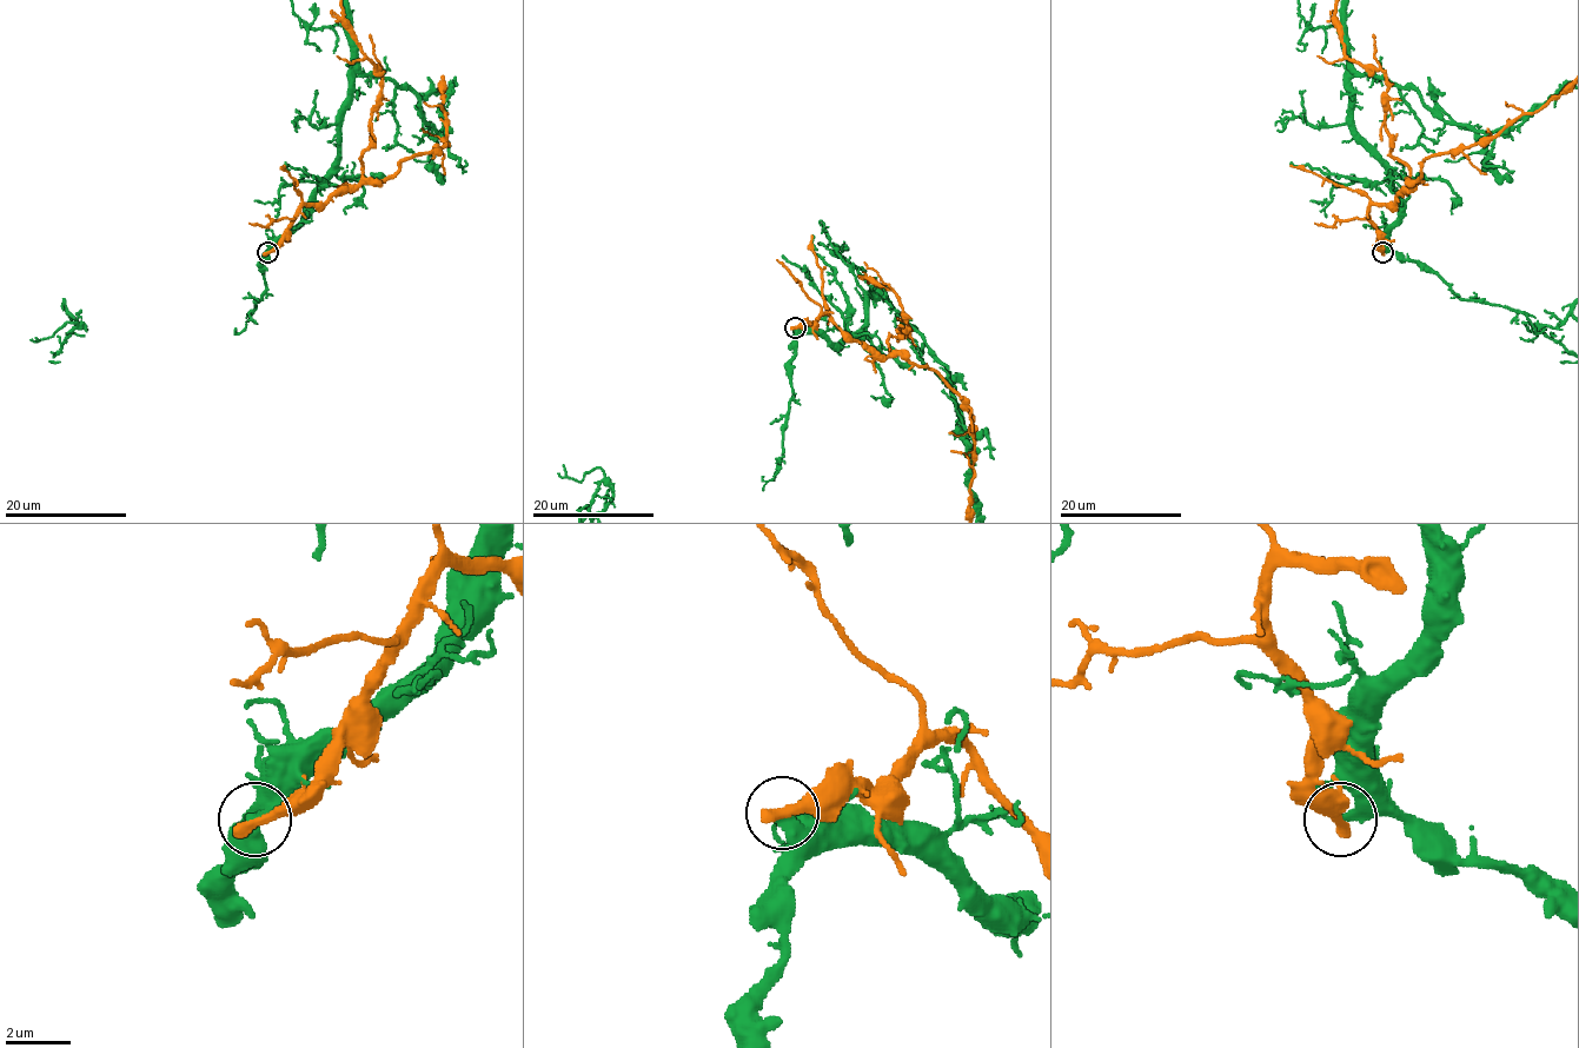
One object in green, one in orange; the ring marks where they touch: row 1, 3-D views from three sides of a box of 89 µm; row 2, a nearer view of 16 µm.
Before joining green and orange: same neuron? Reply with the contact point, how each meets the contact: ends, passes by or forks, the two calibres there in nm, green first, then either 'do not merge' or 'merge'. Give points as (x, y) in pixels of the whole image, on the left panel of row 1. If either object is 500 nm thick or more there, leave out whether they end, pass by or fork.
at (267, 252); green ends there; orange ends there; 360 nm thick on the green side, 400 nm on the other; do not merge

